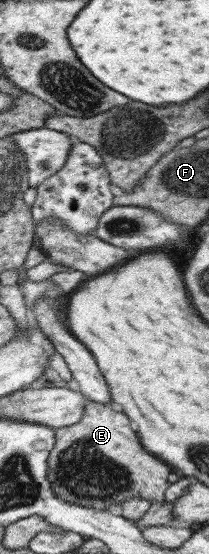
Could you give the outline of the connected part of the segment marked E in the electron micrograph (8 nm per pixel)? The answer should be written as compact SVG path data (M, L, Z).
M87 401L83 407L83 417L77 423L54 428L54 444L46 462L45 478L51 482L51 490L61 500L95 510L105 510L109 505L121 505L125 499L133 496L139 496L149 503L153 500L163 501L165 489L169 487L167 478L171 467L142 448L127 416L117 413L109 404Z

